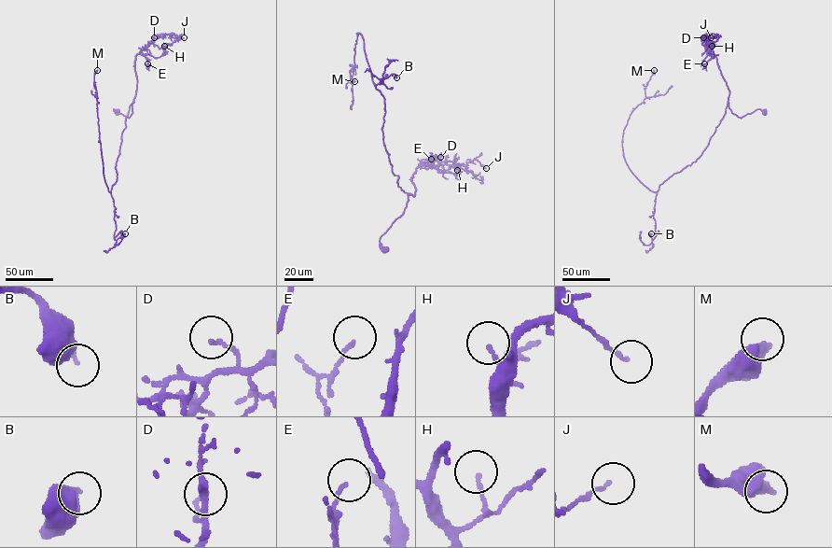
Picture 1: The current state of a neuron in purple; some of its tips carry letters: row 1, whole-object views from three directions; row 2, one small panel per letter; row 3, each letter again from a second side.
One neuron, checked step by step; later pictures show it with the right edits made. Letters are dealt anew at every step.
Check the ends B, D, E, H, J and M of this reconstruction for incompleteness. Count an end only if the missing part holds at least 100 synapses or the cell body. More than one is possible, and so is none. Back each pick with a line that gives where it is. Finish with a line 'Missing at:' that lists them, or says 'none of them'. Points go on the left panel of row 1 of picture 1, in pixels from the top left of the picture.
M: place (97, 70)
Missing at: M

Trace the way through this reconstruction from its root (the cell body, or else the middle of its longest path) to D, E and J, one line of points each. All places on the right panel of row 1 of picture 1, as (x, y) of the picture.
D: (764, 113), (756, 109), (741, 118), (732, 113), (729, 91), (716, 58), (707, 49), (711, 40), (703, 37)
E: (764, 113), (756, 109), (741, 118), (733, 114), (716, 58), (710, 54), (703, 68), (704, 63)
J: (764, 113), (732, 113), (727, 82), (707, 49), (711, 40), (704, 36), (711, 37)

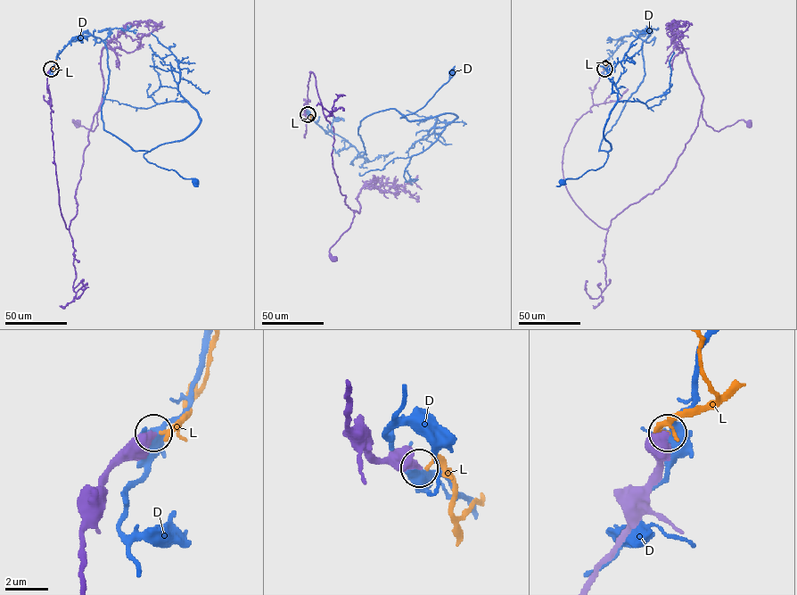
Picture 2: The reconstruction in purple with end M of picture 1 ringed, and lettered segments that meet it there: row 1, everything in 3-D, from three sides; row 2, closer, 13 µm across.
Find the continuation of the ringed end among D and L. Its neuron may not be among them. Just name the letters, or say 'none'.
none

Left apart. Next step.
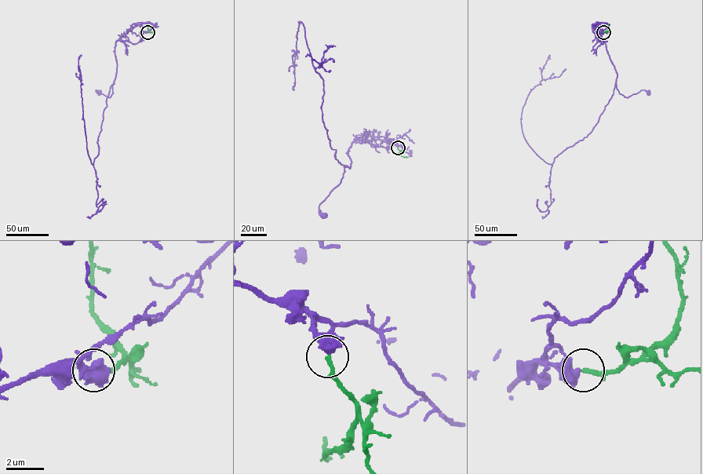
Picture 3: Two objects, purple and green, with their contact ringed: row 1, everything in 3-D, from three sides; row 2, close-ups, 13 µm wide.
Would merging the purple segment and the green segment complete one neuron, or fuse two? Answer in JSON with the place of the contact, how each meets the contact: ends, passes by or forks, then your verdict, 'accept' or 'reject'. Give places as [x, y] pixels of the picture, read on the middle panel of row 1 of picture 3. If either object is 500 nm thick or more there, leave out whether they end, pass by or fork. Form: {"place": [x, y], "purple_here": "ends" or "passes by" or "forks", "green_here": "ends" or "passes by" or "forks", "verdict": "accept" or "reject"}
{"place": [398, 147], "purple_here": "forks", "green_here": "ends", "verdict": "accept"}

